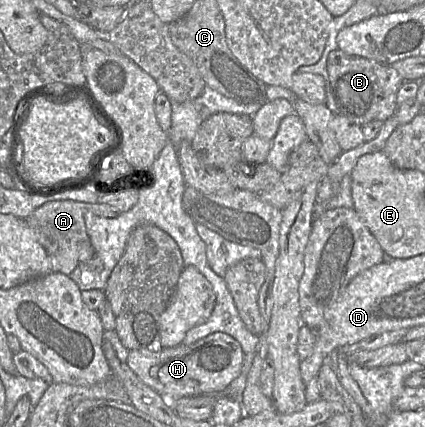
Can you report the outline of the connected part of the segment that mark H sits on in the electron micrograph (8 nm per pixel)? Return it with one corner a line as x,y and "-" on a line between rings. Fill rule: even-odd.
216,332
197,342
159,353
129,351
126,364
147,386
171,404
181,398
225,395
225,391
242,371
244,355
241,345
228,334

